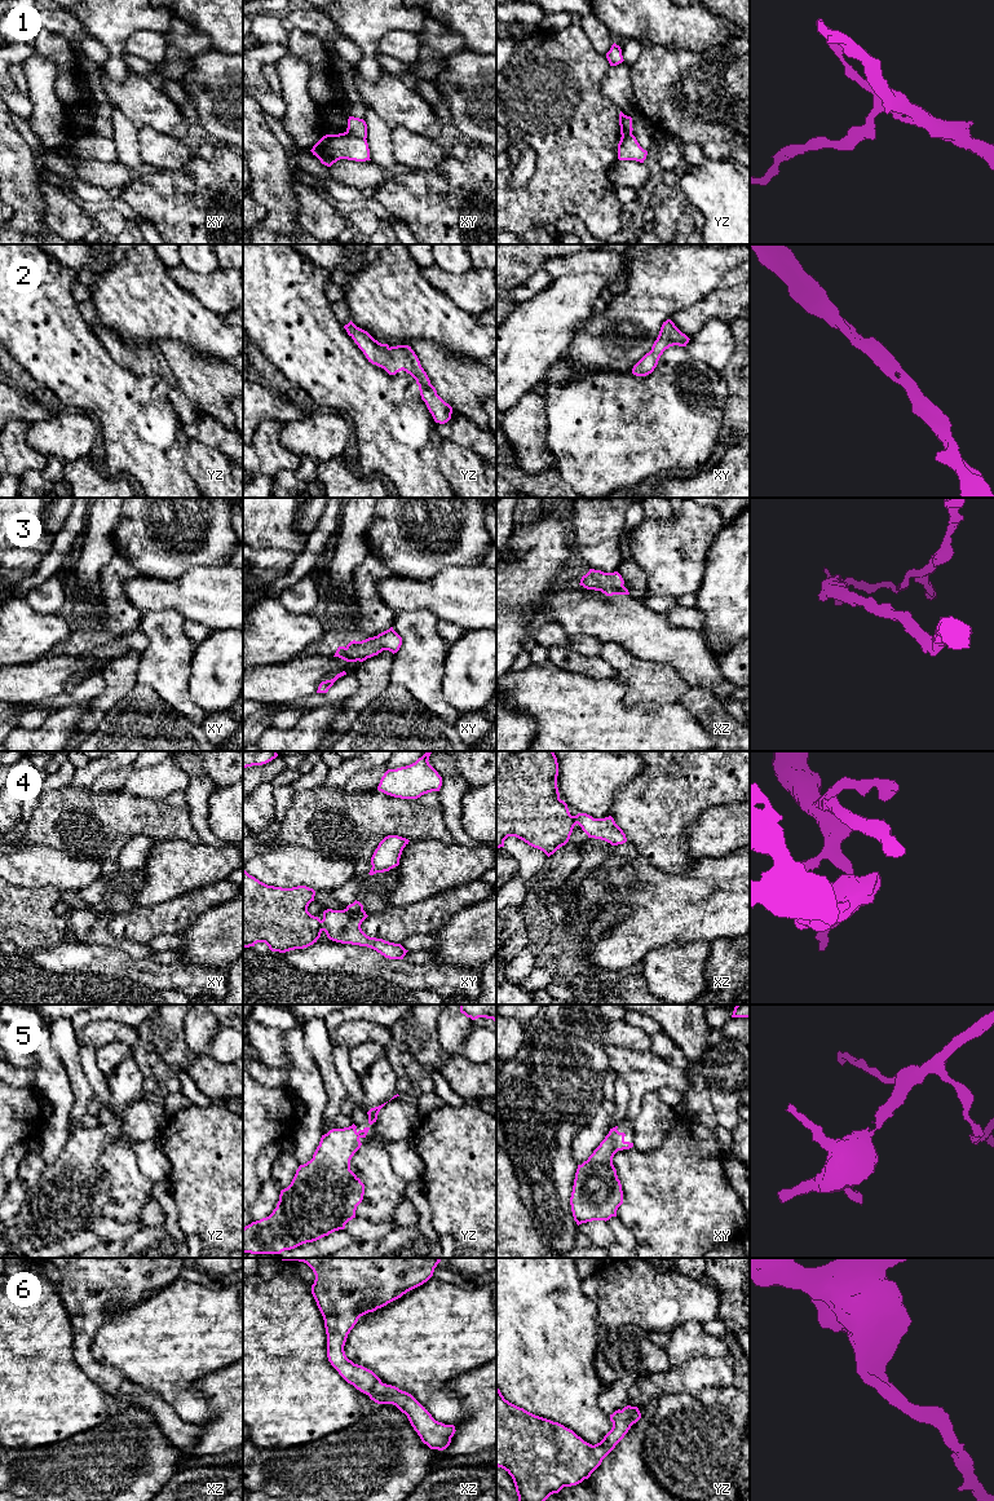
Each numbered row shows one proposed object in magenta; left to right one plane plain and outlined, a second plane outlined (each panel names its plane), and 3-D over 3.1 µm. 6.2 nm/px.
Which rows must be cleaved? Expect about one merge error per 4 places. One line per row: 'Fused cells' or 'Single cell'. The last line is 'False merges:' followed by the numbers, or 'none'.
1: Fused cells
2: Single cell
3: Single cell
4: Fused cells
5: Single cell
6: Single cell
False merges: 1, 4

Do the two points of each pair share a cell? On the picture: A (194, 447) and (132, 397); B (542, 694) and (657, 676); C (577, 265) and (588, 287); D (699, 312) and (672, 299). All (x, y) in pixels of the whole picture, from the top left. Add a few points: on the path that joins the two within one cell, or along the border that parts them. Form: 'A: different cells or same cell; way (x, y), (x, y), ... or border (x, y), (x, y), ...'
A: different cells; border (190, 440), (185, 457), (185, 469), (189, 475)
B: different cells; border (617, 678), (626, 687), (627, 692)
C: different cells; border (610, 277), (575, 273), (555, 279)
D: different cells; border (714, 290), (668, 318)

